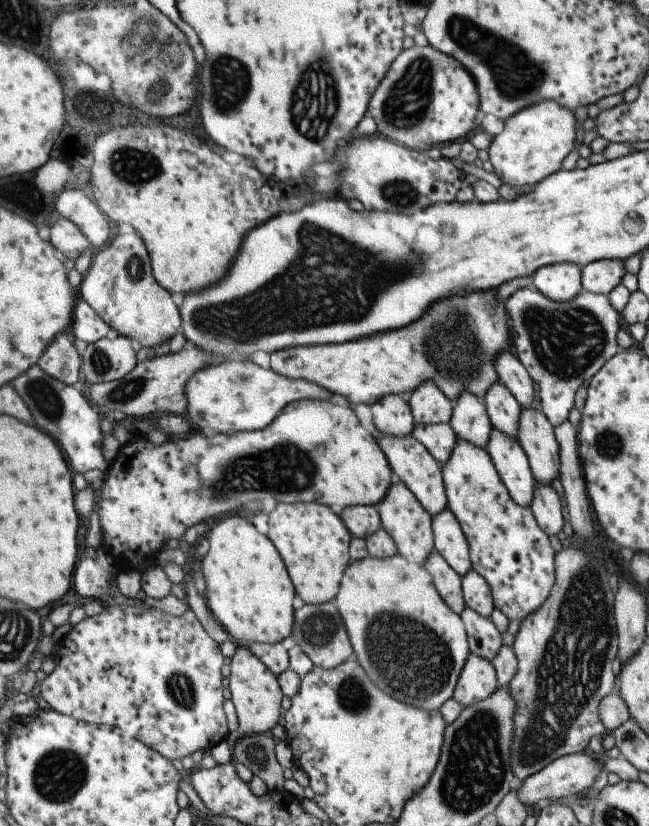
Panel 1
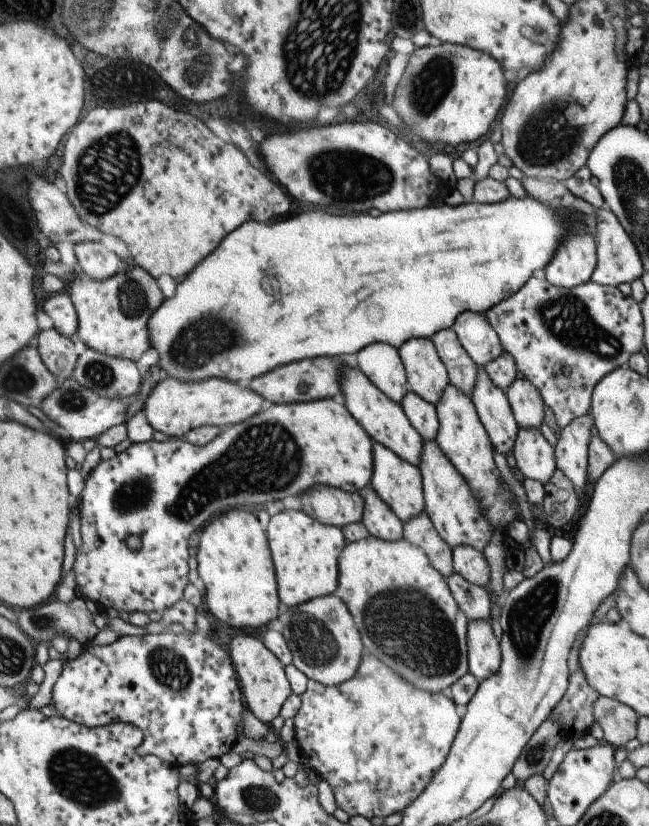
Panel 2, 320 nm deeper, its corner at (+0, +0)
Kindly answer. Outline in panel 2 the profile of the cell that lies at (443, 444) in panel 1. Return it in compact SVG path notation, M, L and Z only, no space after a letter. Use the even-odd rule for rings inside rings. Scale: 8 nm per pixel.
M409 390L399 402L409 424L421 435L423 440L436 438L438 420L434 405L423 400L417 393Z

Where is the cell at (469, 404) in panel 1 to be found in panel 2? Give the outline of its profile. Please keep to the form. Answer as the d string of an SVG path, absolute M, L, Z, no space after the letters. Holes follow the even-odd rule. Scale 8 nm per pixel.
M441 329L431 336L436 353L447 368L448 382L470 398L476 381L476 364L461 346L457 335L449 329Z

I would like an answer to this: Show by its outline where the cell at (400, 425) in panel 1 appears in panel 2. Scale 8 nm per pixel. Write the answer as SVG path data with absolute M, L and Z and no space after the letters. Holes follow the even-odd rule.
M384 342L373 343L360 350L353 358L355 364L394 401L399 403L410 390L398 347Z

